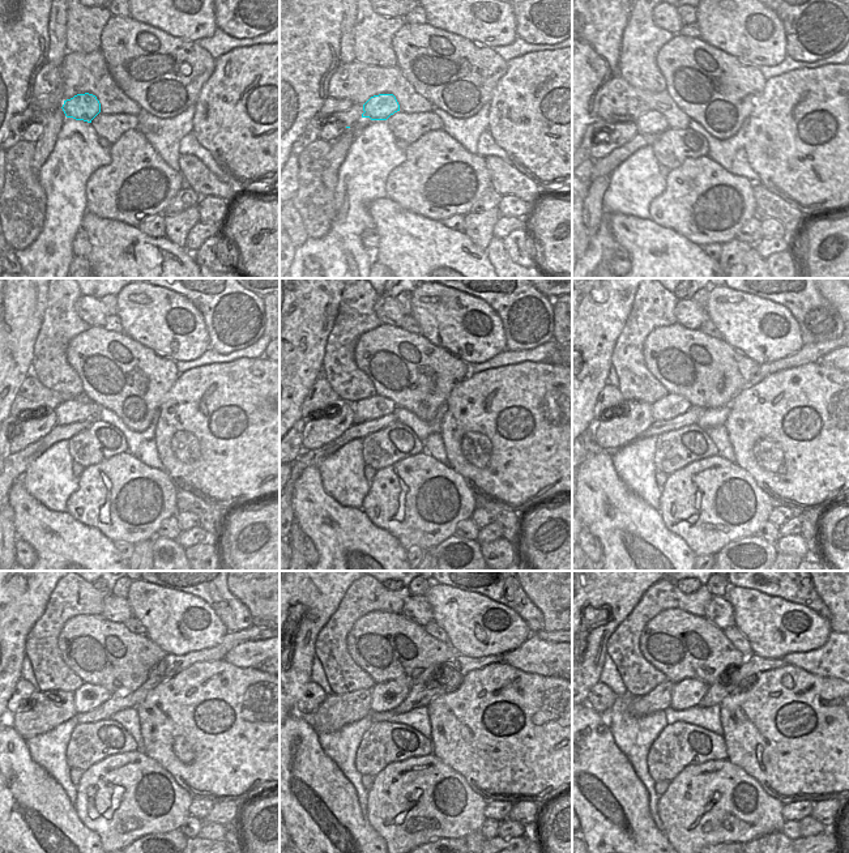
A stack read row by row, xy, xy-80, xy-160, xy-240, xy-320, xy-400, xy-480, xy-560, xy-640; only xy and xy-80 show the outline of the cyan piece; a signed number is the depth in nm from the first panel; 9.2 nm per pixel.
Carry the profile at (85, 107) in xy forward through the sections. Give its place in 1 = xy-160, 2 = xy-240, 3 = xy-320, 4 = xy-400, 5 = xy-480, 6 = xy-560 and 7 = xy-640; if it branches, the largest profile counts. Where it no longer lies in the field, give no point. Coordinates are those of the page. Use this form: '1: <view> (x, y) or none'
1: xy-160 (652, 122)
2: xy-240 (69, 412)
3: xy-320 (374, 408)
4: xy-400 (672, 405)
5: xy-480 (88, 696)
6: xy-560 (388, 695)
7: xy-640 (686, 694)

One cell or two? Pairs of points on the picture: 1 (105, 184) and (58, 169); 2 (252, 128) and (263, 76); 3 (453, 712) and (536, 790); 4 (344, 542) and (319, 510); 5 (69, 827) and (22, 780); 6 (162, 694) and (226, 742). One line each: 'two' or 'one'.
1: two
2: one
3: one
4: one
5: one
6: one

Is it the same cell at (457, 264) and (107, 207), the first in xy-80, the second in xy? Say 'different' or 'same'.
different

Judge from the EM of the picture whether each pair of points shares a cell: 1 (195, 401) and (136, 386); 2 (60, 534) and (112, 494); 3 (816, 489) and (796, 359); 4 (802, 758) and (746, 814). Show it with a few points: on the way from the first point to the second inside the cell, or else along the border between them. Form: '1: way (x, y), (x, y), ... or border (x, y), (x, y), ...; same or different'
1: border (179, 374), (158, 408); different
2: border (67, 511), (81, 523), (94, 527), (105, 537); different
3: border (818, 361), (786, 367), (768, 375); different
4: border (745, 771), (783, 805); different

